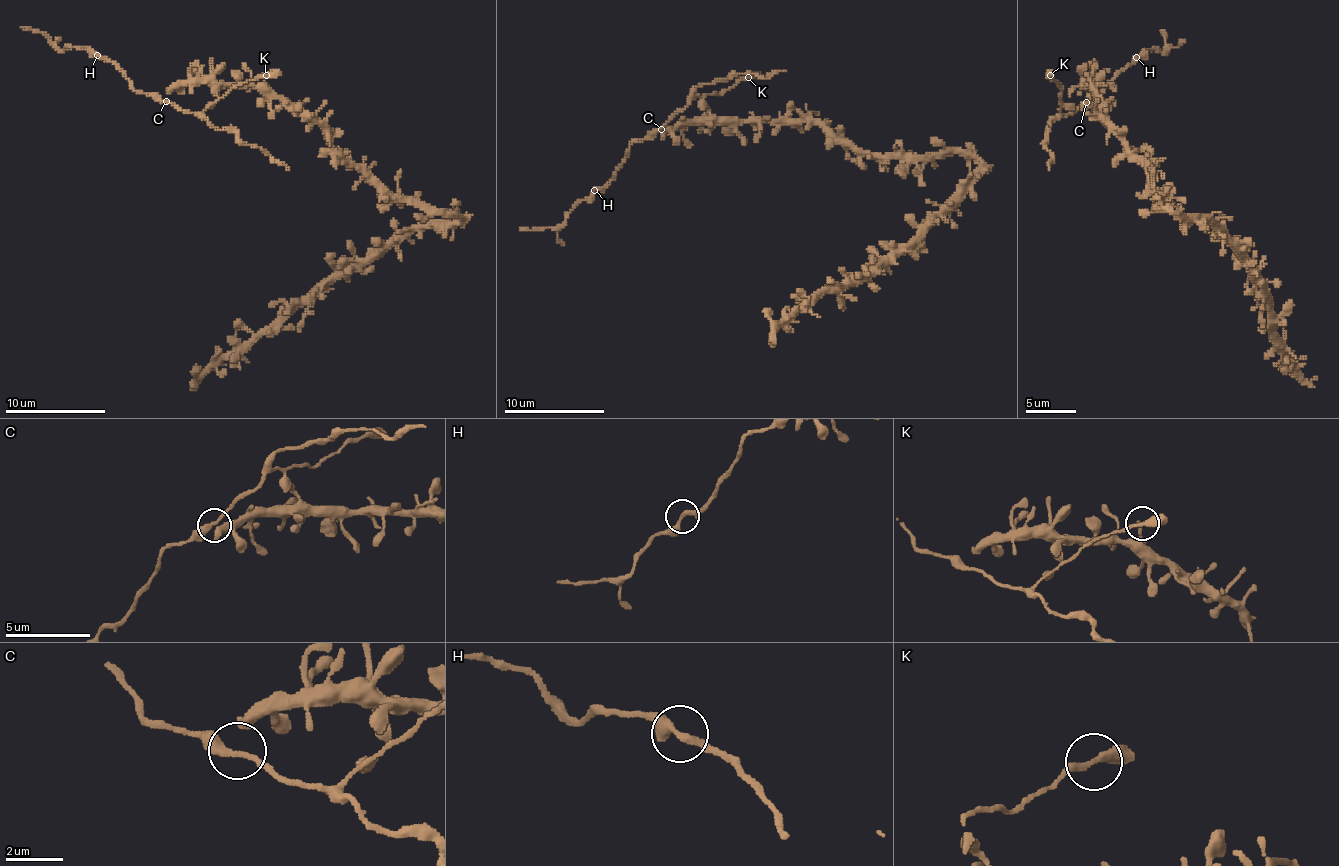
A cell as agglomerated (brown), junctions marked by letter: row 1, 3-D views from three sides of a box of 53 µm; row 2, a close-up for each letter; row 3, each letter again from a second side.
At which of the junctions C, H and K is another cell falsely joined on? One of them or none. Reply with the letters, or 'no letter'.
no letter

